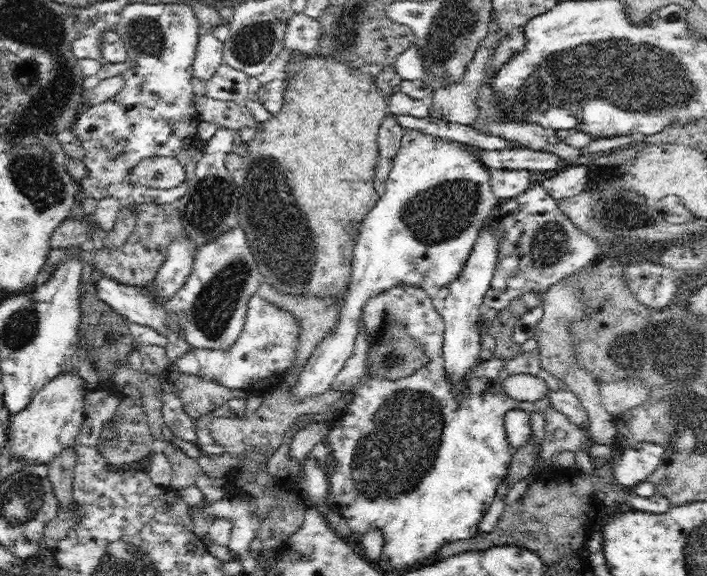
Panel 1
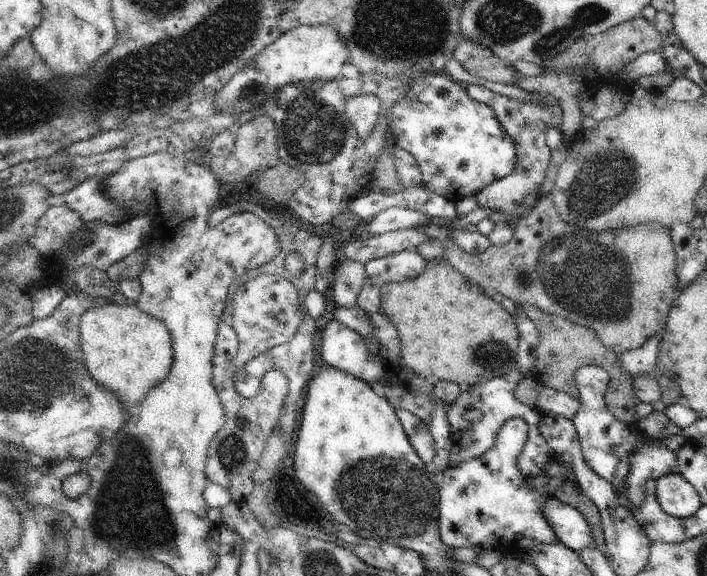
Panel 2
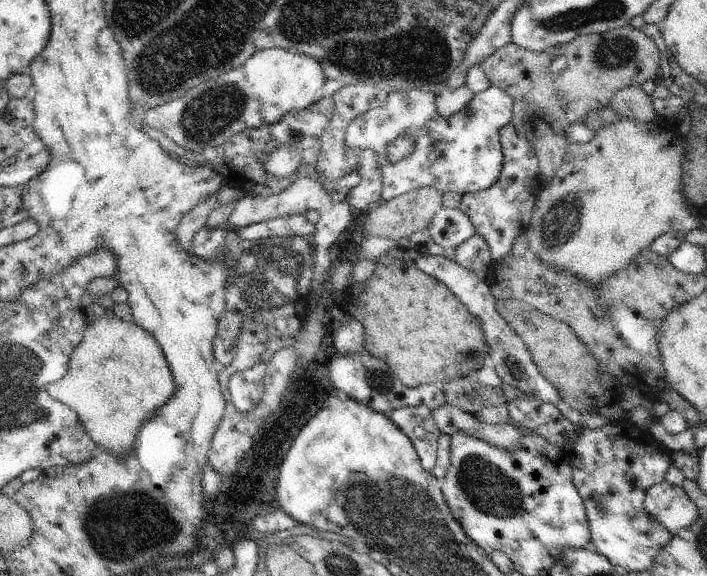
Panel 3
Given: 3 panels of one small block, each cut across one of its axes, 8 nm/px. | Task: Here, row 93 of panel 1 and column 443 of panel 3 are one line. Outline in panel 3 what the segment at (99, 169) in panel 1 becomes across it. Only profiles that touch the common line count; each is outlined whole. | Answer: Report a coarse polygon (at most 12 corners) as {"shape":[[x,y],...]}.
{"shape":[[490,87],[448,118],[437,90],[391,92],[346,146],[414,150],[382,168],[382,201],[496,184],[512,97]]}

